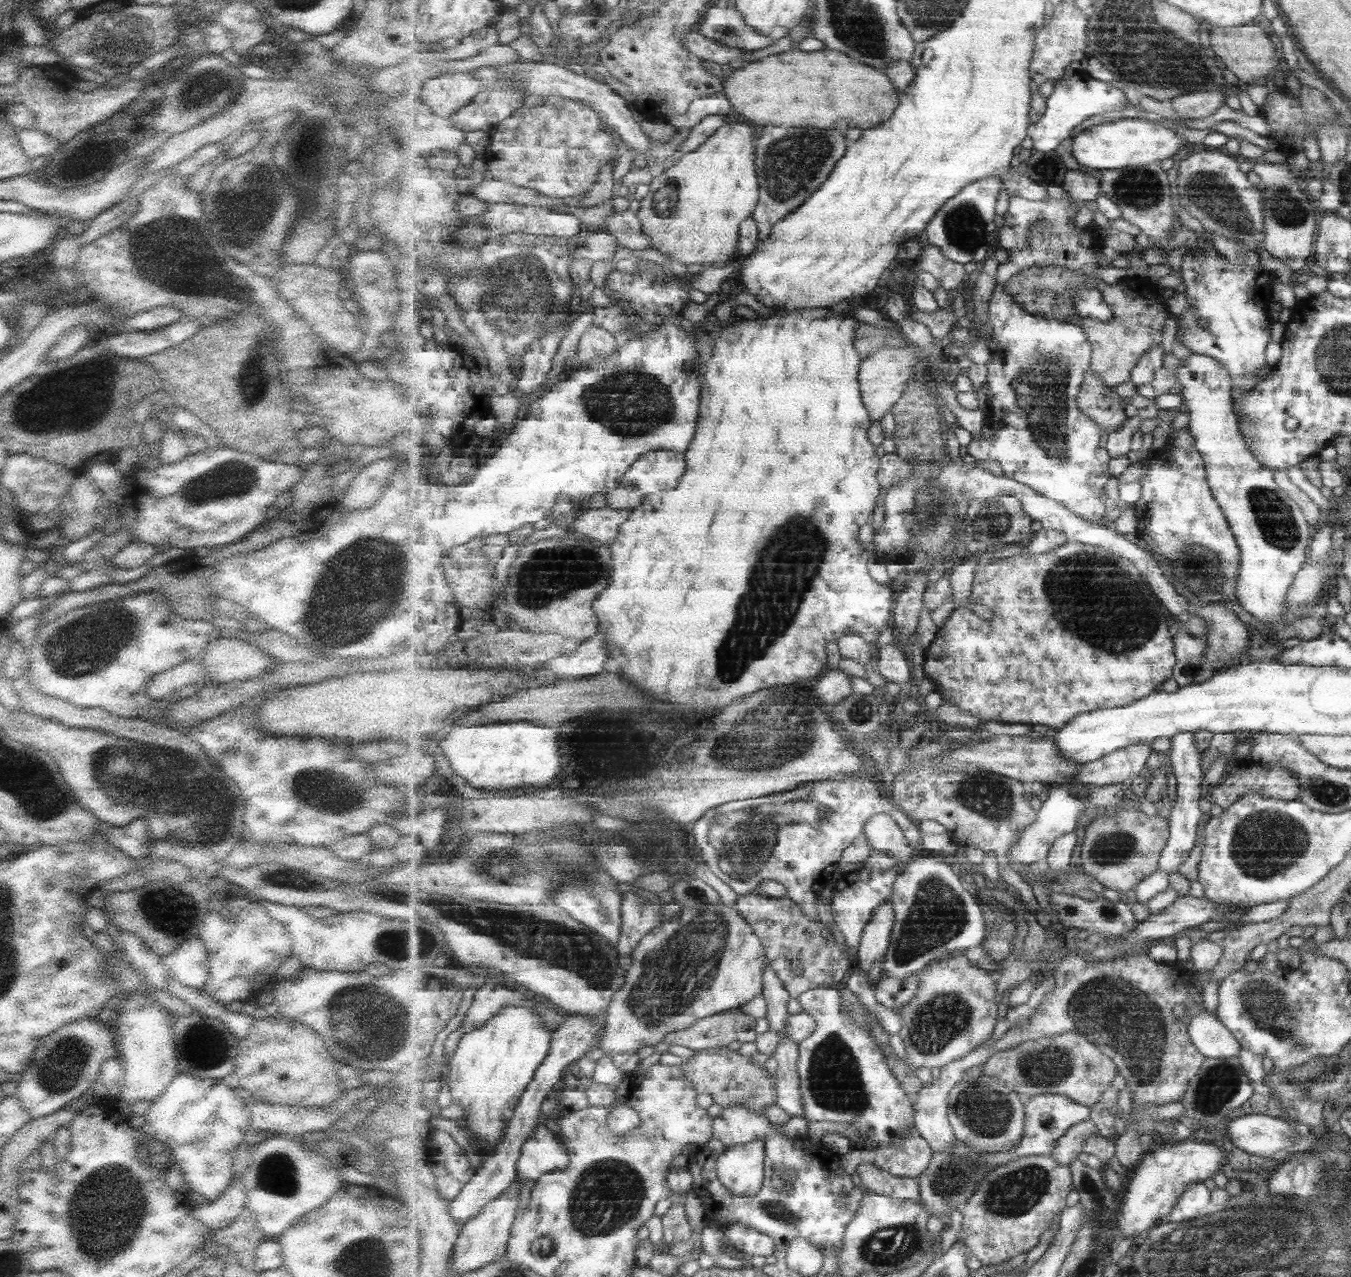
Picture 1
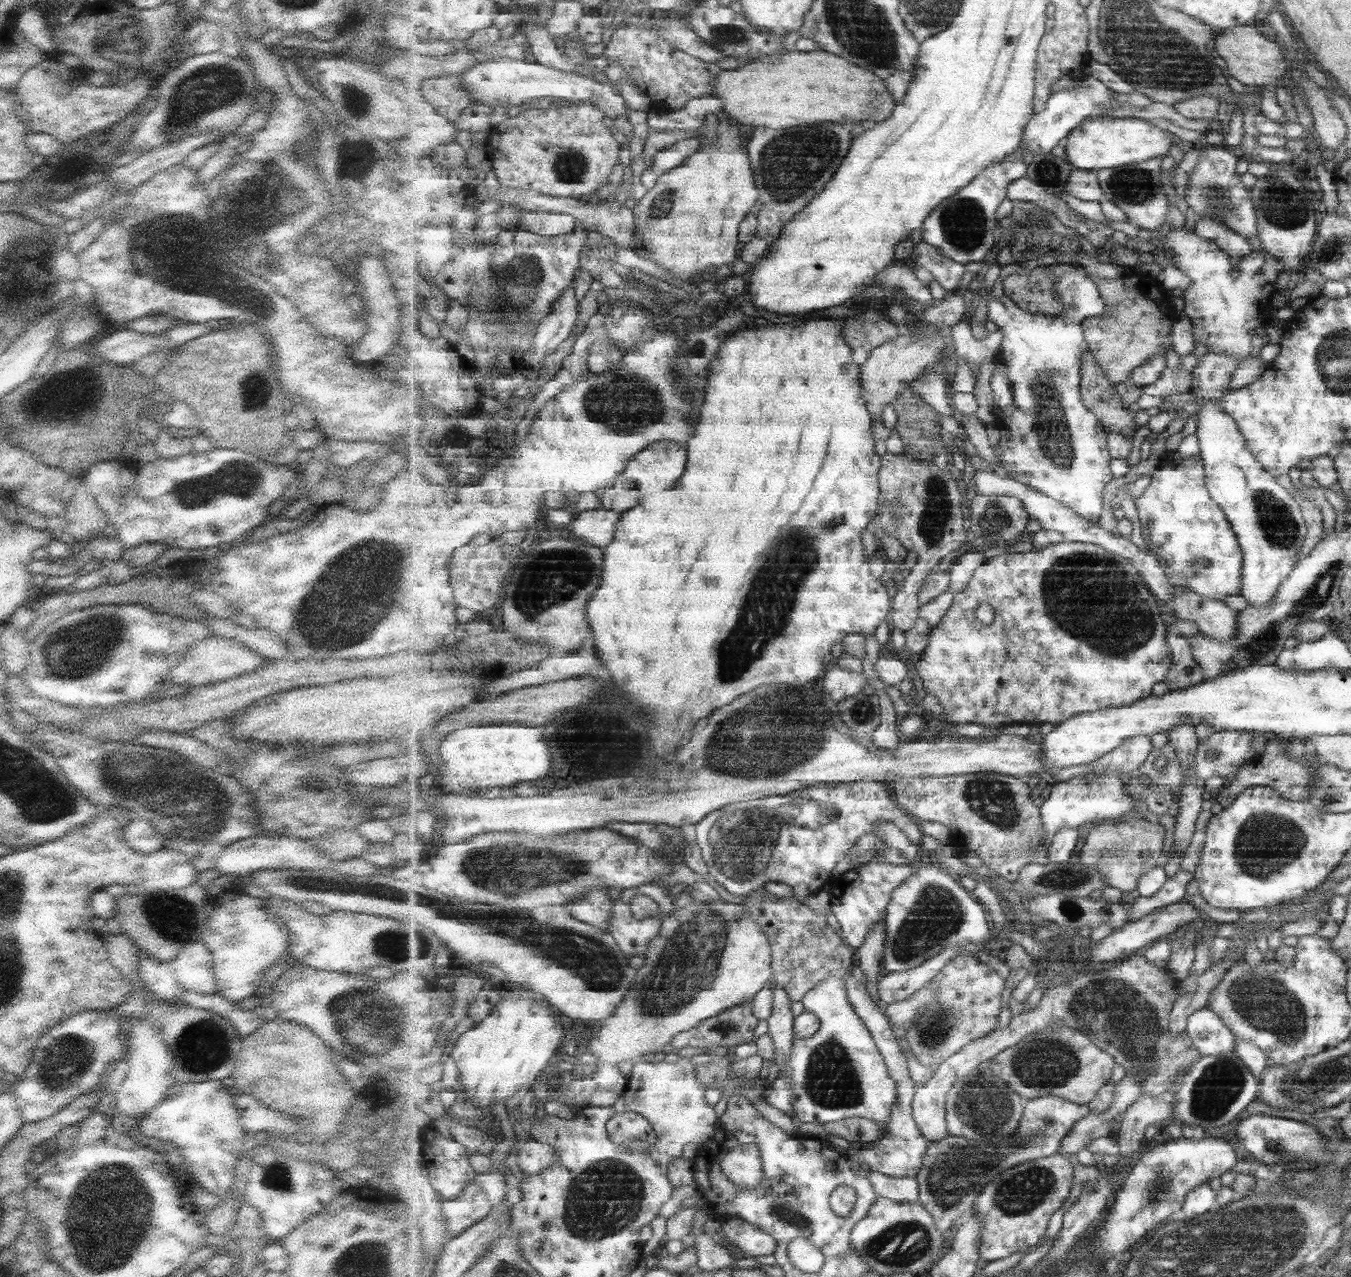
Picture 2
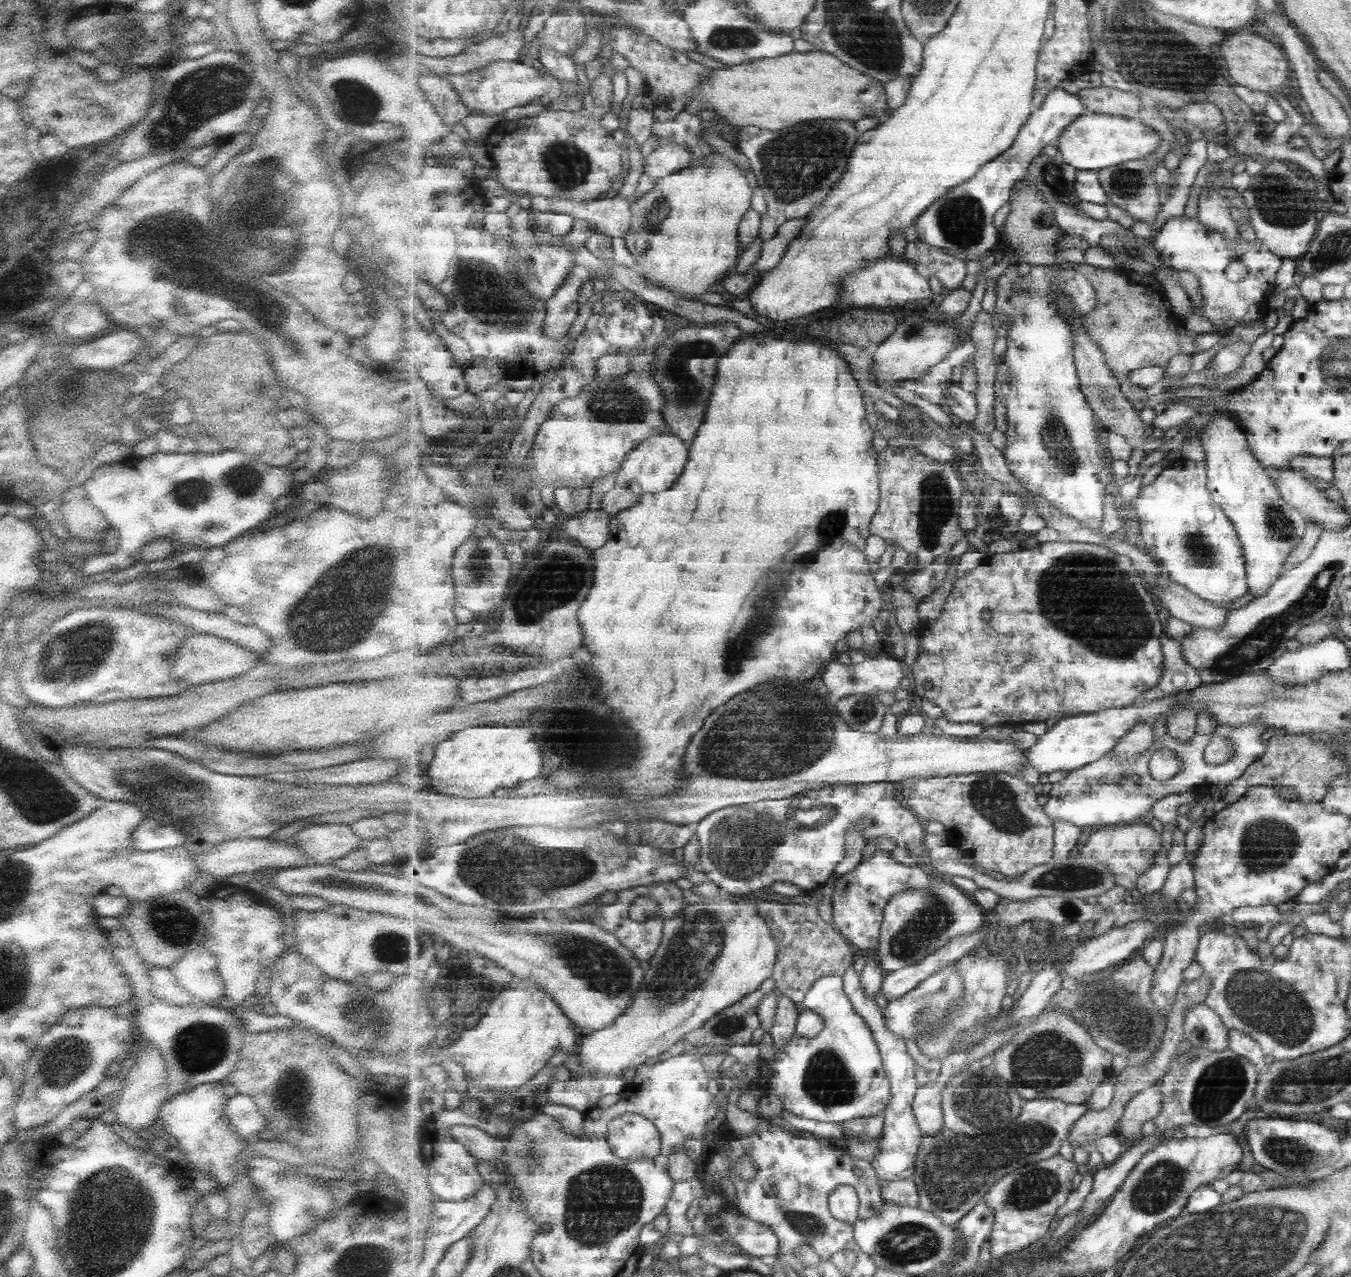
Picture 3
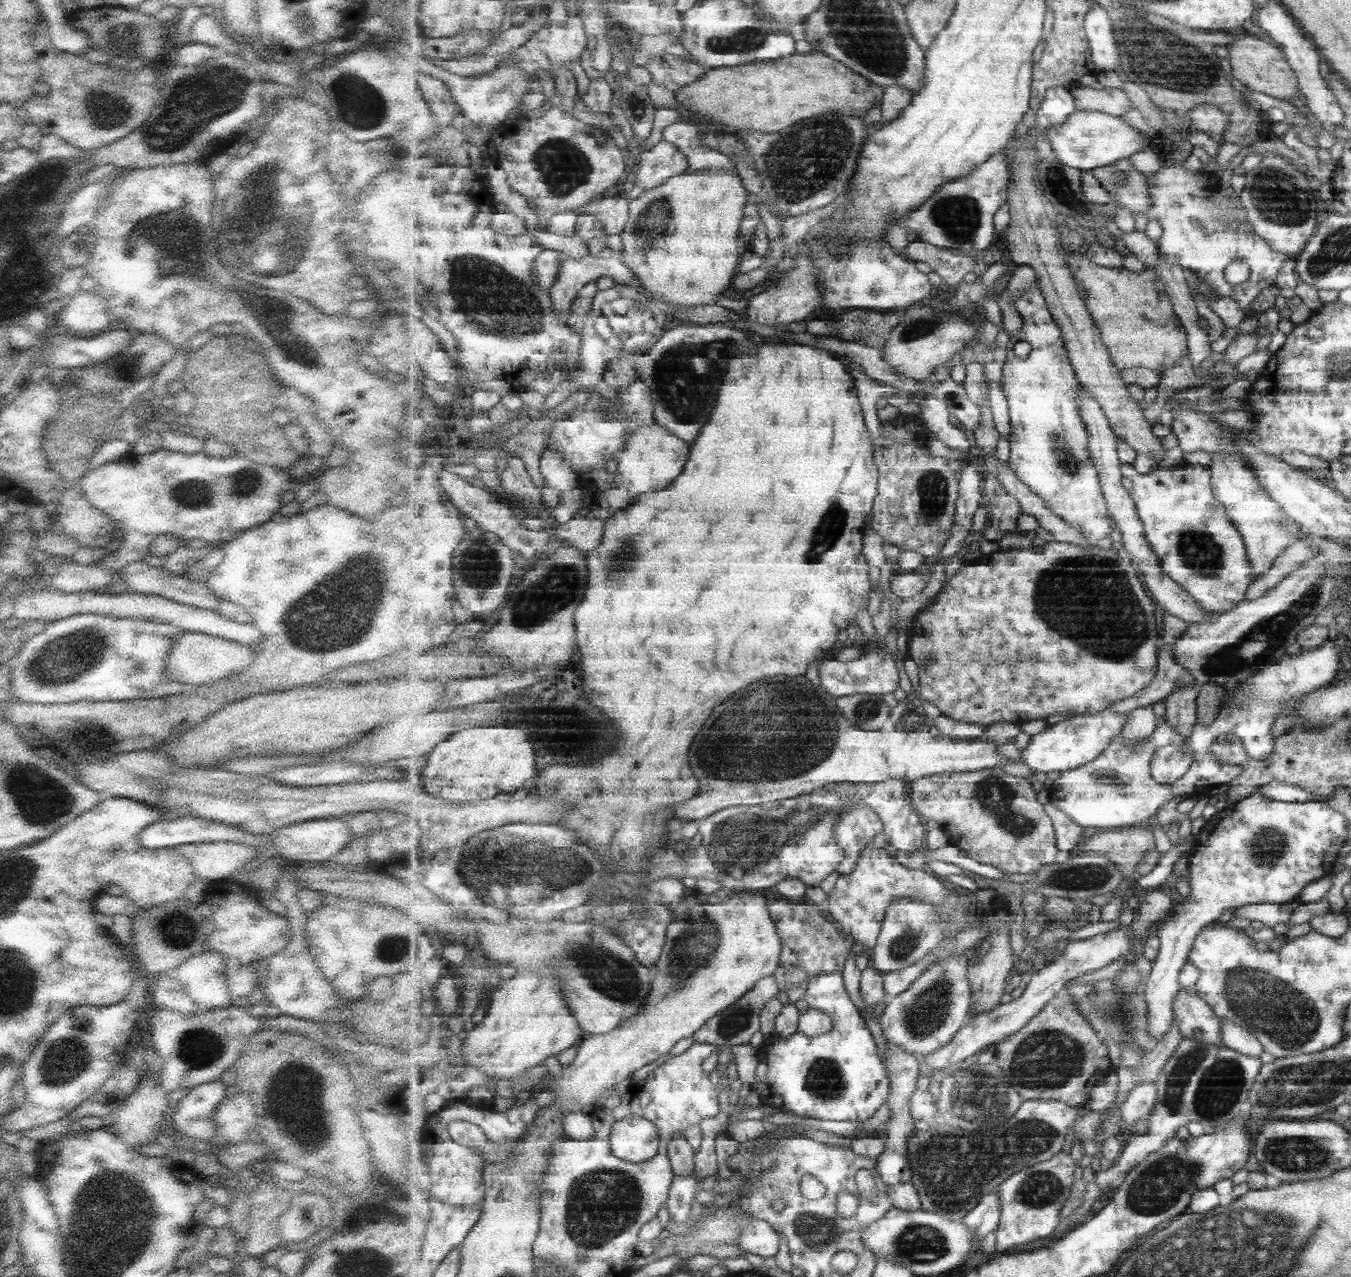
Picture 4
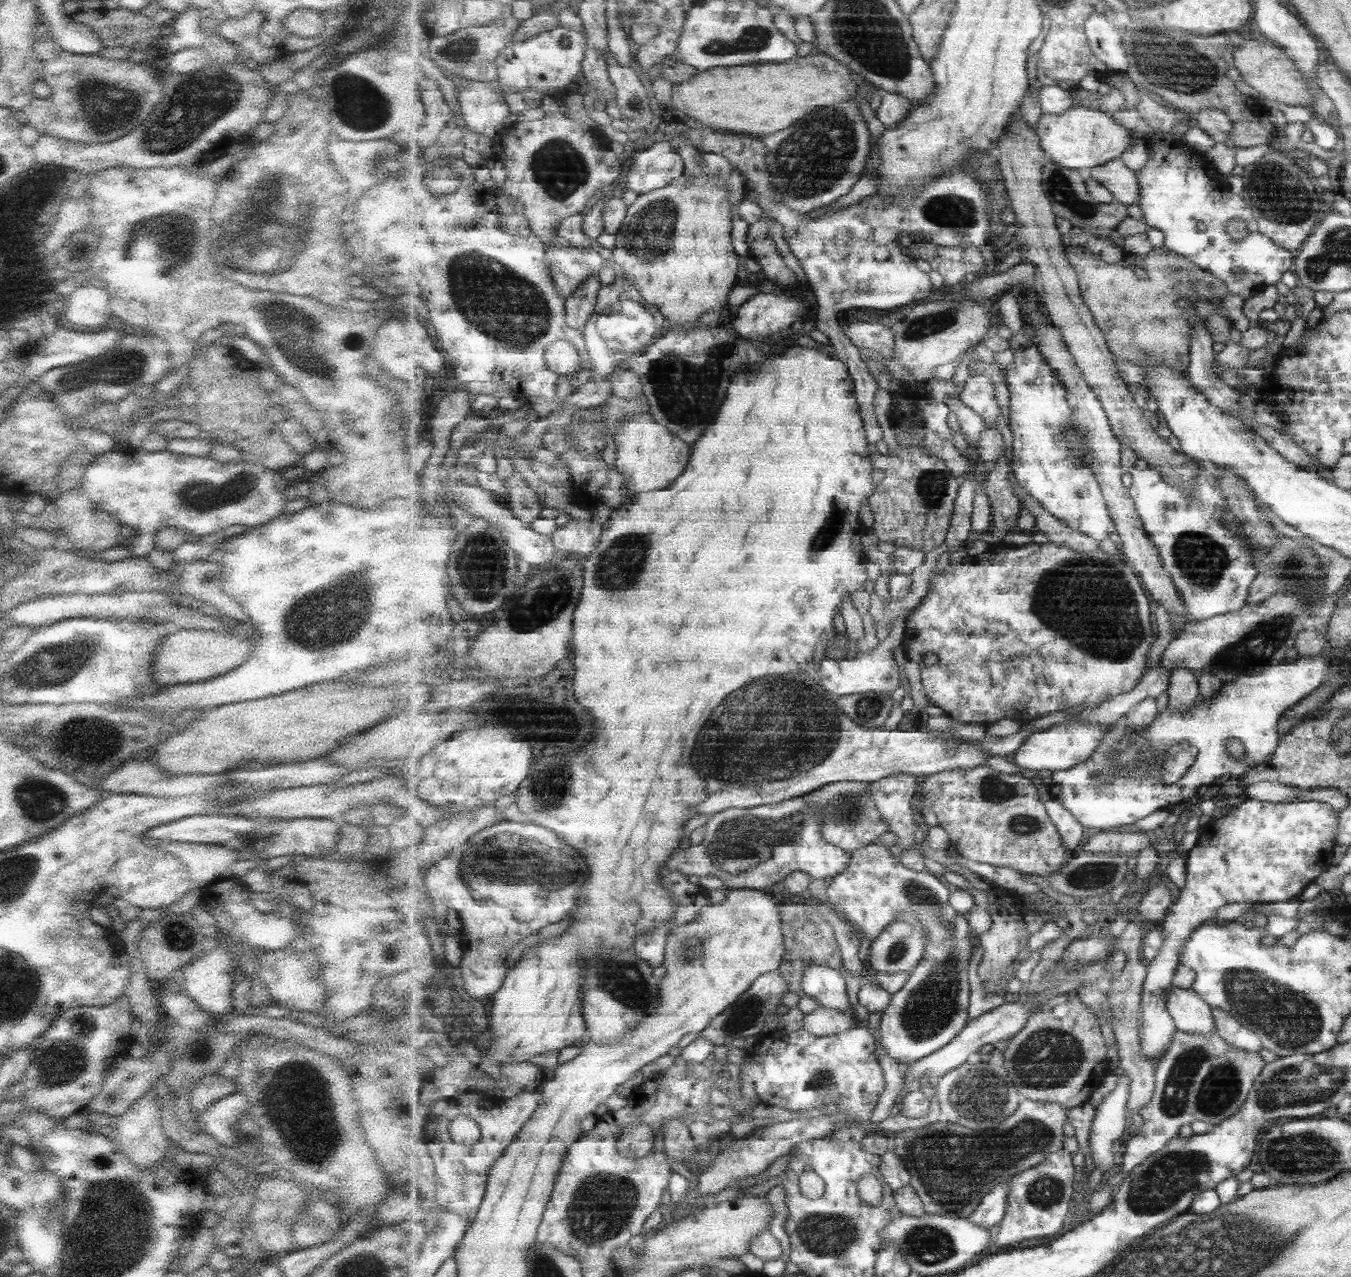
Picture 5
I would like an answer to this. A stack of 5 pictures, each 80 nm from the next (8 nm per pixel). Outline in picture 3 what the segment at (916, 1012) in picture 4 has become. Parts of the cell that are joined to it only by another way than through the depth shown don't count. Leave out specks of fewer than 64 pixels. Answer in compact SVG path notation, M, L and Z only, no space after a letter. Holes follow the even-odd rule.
M950 964L933 976L929 976L911 992L904 994L897 1000L888 1000L884 1008L885 1020L889 1030L899 1038L911 1038L929 1036L931 1029L940 1029L946 1025L950 1010L964 1000L964 981L960 977L959 967Z

